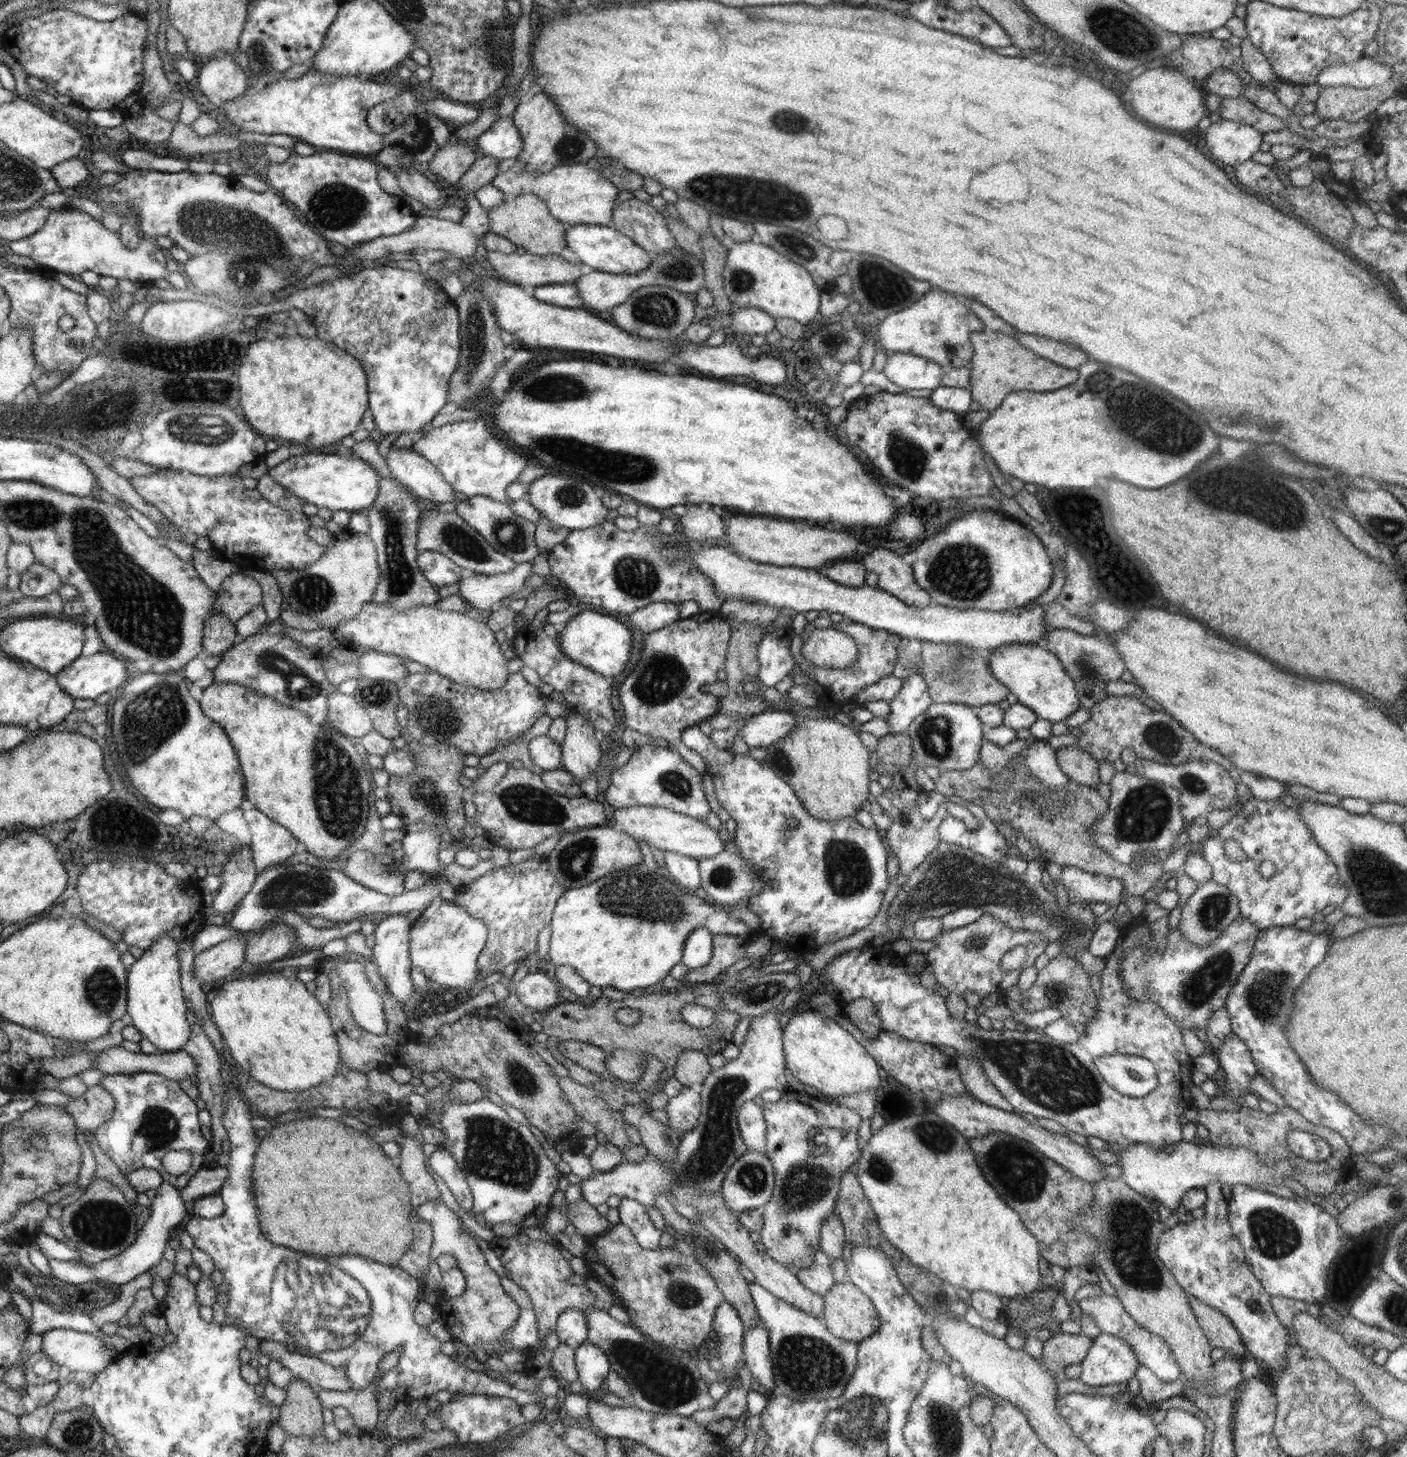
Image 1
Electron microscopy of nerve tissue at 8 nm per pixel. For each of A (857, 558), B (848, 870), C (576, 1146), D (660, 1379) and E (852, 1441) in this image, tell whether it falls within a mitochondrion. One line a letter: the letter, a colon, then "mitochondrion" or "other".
A: other
B: mitochondrion
C: other
D: mitochondrion
E: mitochondrion

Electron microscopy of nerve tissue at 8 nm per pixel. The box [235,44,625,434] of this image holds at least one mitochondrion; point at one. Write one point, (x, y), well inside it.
(334, 206)

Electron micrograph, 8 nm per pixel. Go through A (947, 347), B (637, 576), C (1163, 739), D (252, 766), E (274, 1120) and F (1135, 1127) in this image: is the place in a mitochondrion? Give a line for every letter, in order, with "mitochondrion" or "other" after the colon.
A: mitochondrion
B: mitochondrion
C: mitochondrion
D: other
E: other
F: other

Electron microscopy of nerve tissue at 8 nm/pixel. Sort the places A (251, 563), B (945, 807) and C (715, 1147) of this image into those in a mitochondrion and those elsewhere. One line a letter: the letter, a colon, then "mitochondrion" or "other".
A: other
B: other
C: mitochondrion

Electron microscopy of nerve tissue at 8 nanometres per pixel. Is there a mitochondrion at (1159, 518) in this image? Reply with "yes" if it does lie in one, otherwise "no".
no

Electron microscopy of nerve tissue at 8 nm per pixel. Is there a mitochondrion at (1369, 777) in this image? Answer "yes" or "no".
no

